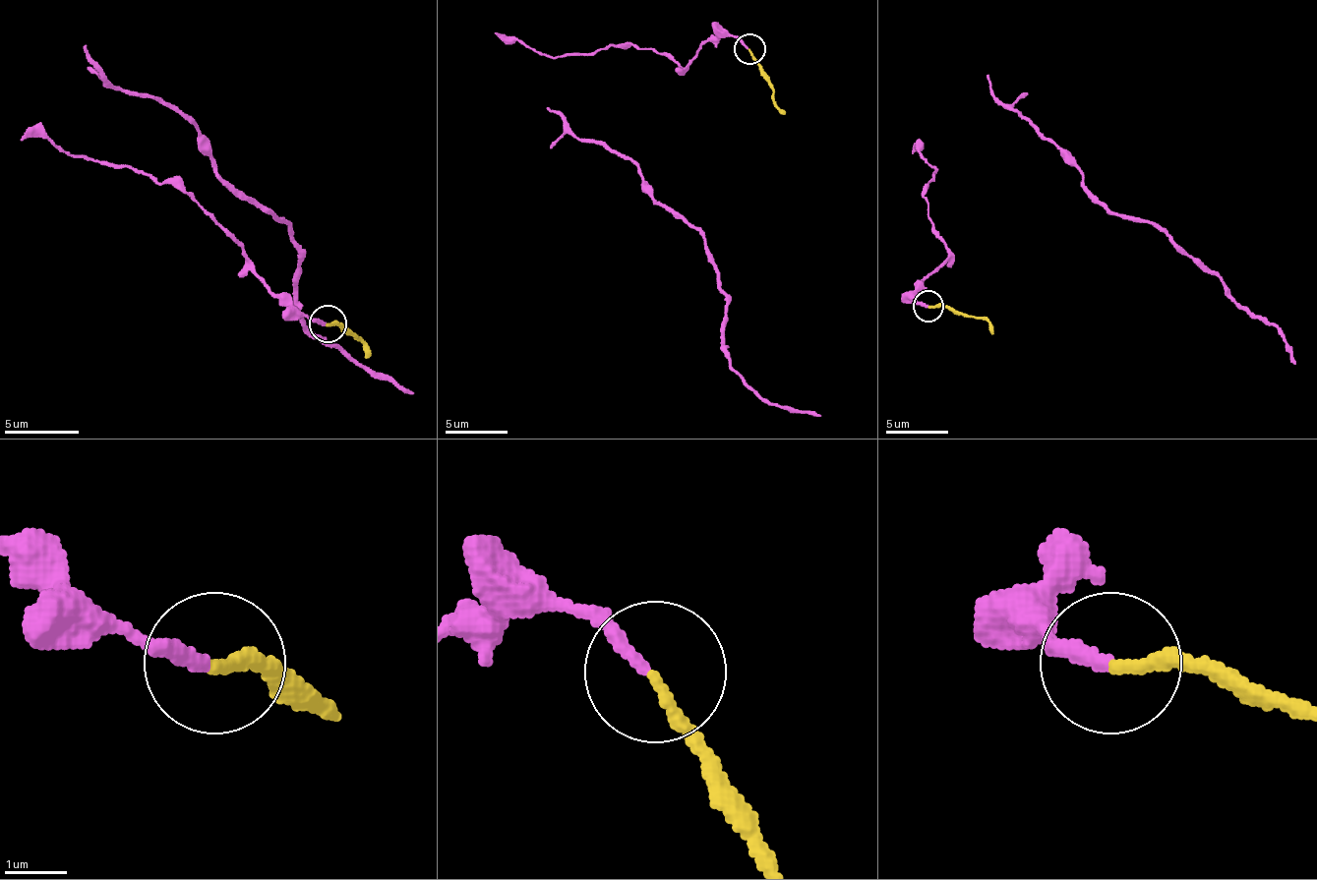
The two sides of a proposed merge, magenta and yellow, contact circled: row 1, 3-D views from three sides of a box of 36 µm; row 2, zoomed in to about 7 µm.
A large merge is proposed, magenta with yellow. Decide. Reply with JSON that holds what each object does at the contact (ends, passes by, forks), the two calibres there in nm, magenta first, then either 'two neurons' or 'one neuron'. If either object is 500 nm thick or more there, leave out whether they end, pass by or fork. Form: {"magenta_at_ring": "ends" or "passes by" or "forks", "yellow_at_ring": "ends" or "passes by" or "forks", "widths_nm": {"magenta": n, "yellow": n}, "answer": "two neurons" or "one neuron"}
{"magenta_at_ring": "ends", "yellow_at_ring": "ends", "widths_nm": {"magenta": 220, "yellow": 200}, "answer": "one neuron"}

